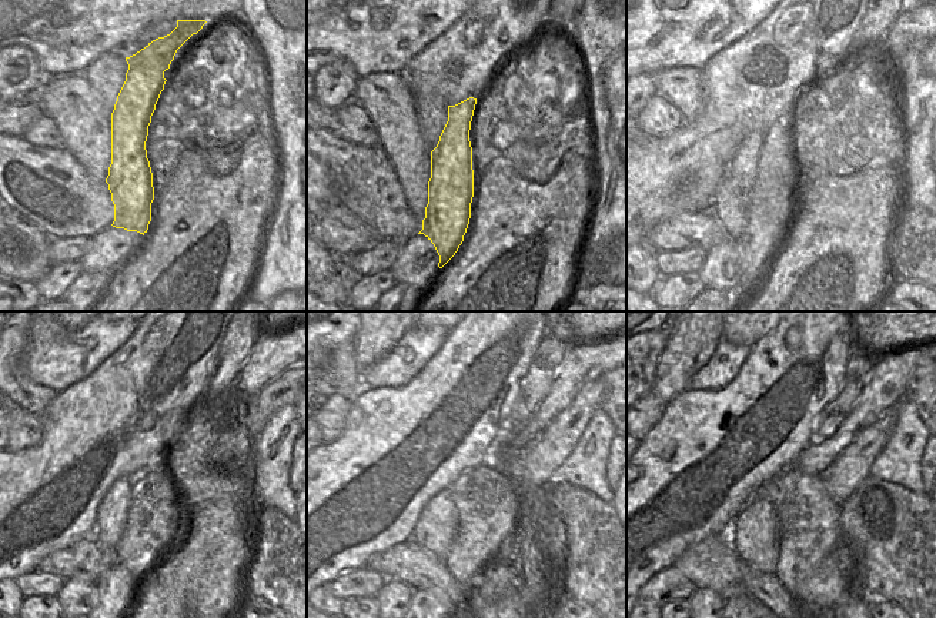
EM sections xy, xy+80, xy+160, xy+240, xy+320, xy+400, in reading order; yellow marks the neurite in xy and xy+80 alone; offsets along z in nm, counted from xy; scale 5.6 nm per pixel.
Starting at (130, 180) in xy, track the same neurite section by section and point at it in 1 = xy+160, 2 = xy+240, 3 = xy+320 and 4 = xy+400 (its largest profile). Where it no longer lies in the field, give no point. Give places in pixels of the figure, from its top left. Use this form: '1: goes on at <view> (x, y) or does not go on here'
1: goes on at xy+160 (765, 201)
2: goes on at xy+240 (116, 590)
3: goes on at xy+320 (428, 601)
4: goes on at xy+400 (742, 601)

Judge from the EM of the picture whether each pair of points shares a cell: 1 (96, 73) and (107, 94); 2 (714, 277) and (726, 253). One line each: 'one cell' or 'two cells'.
1: one cell
2: one cell

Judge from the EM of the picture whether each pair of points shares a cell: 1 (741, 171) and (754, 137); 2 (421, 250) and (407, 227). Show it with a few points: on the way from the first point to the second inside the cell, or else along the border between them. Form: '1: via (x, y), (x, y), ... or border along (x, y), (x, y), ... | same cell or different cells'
1: via (744, 163), (751, 146) | same cell
2: border along (417, 231), (400, 243) | different cells

